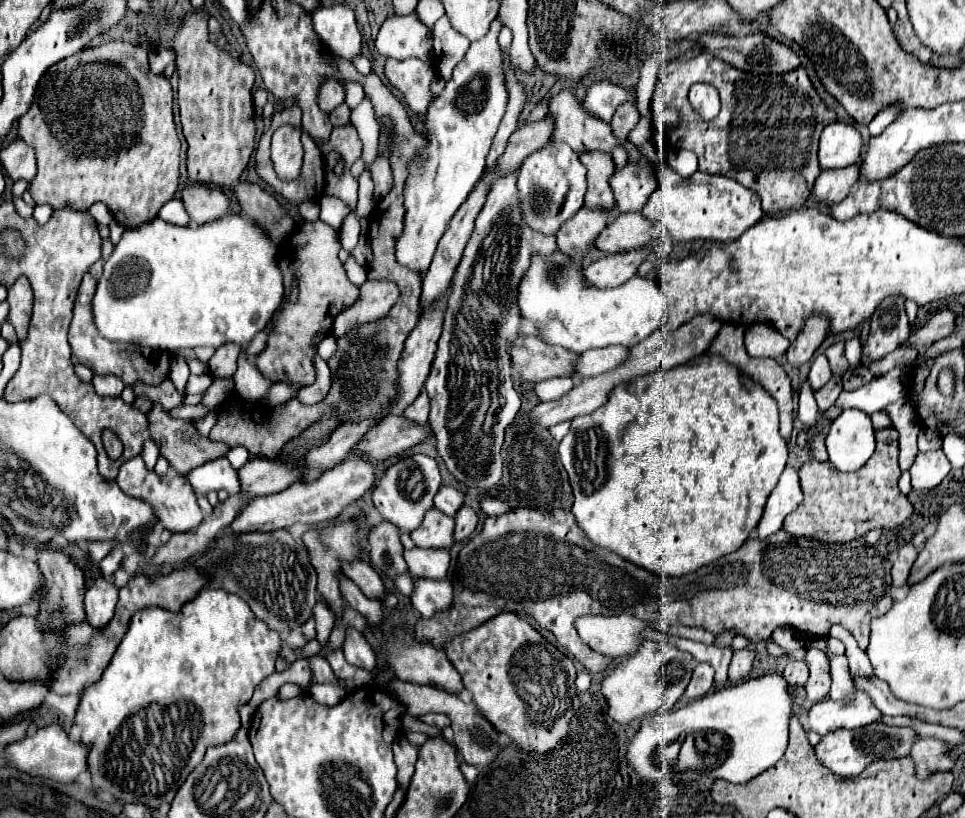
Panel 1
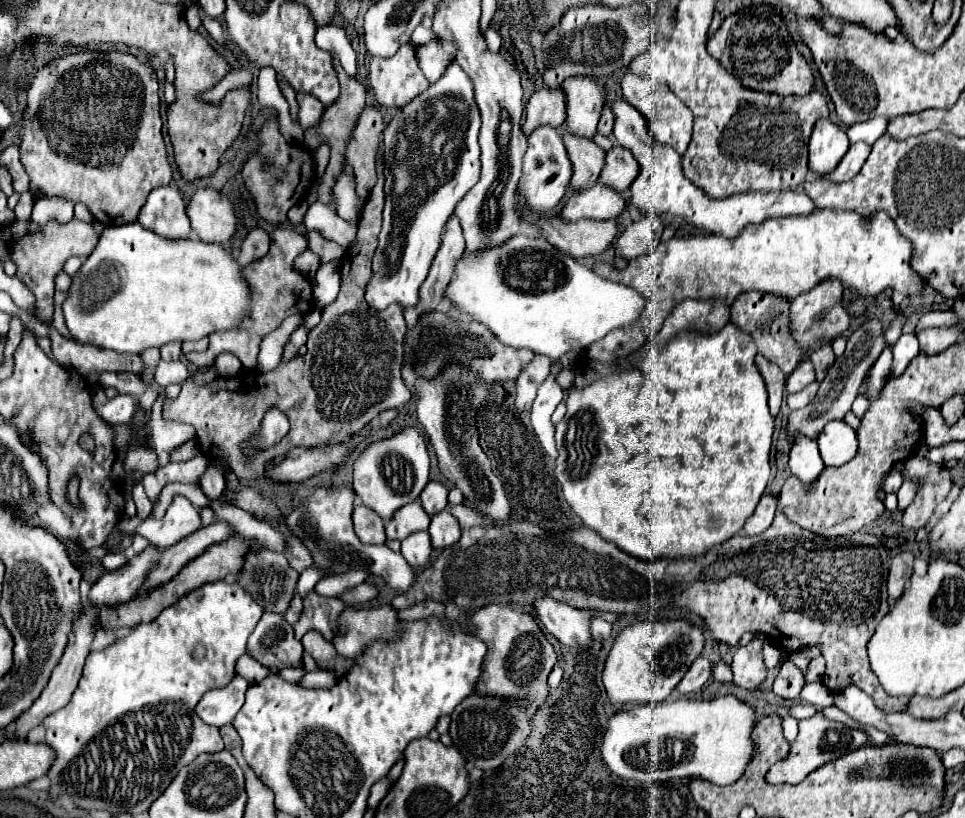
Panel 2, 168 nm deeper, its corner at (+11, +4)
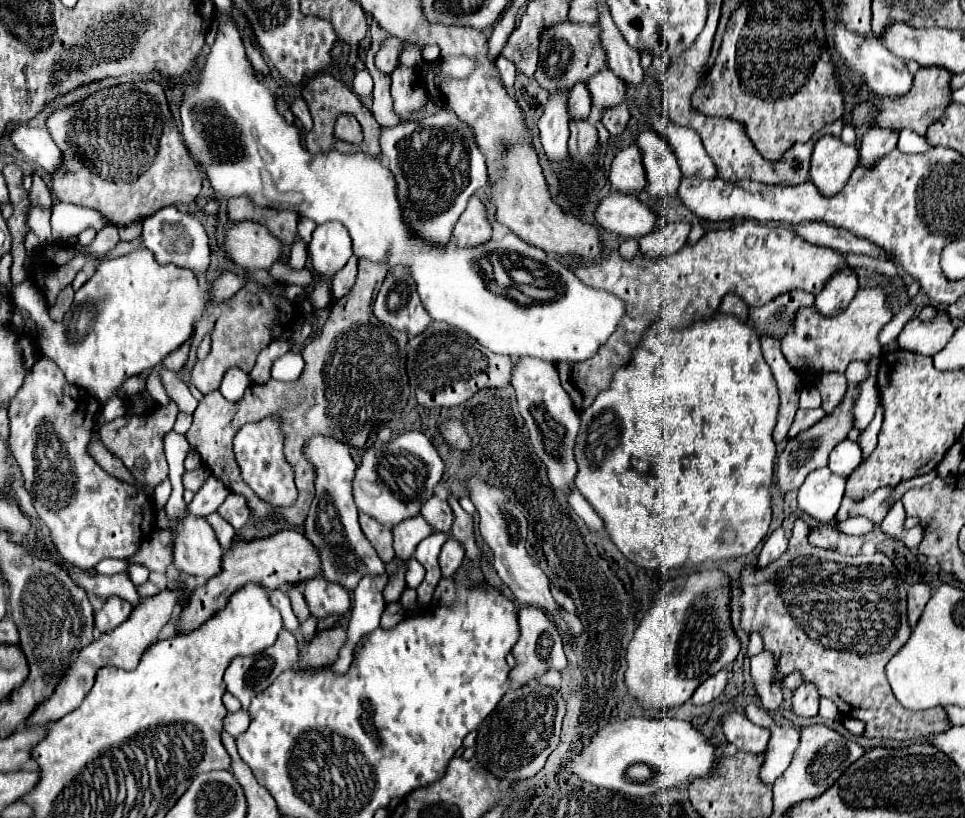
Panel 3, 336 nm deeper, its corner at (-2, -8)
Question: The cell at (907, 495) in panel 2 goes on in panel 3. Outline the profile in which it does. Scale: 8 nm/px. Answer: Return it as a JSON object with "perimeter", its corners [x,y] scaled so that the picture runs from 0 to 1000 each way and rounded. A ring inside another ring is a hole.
{"perimeter":[[[945,644],[945,647],[941,647],[939,654],[937,654],[937,659],[935,659],[935,664],[937,664],[941,671],[949,671],[949,669],[953,666],[953,661],[955,661],[955,644]]]}

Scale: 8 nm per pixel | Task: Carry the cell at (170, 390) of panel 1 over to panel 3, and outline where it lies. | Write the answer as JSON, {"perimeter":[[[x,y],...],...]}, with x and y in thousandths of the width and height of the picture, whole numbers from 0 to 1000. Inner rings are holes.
{"perimeter":[[[371,319],[369,348],[356,366],[346,370],[332,407],[315,422],[315,454],[307,466],[292,468],[280,463],[274,471],[259,471],[253,485],[245,493],[234,490],[228,478],[211,483],[211,488],[205,493],[193,537],[207,554],[209,566],[216,571],[216,576],[224,586],[228,586],[240,603],[255,610],[255,617],[265,639],[274,634],[294,634],[301,642],[315,642],[321,608],[325,608],[325,573],[321,573],[317,559],[313,559],[313,539],[317,539],[321,529],[340,529],[342,534],[350,534],[352,539],[359,539],[365,546],[373,549],[379,544],[383,524],[396,522],[421,498],[425,483],[421,461],[423,410],[392,395],[385,383],[390,346],[398,339],[400,329],[396,329],[396,324]],[[280,507],[290,512],[290,522],[294,529],[294,554],[305,571],[305,588],[309,595],[309,610],[298,622],[286,622],[272,612],[251,588],[240,554],[240,537],[247,524],[255,517],[272,515]]]}

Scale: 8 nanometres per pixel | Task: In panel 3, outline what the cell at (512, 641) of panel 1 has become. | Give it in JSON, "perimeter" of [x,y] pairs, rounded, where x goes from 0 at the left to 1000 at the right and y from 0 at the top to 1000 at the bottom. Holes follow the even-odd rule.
{"perimeter":[[[541,742],[541,744],[537,744],[537,762],[539,762],[539,781],[531,793],[531,801],[537,813],[533,815],[533,820],[528,820],[528,833],[533,837],[545,837],[568,818],[582,820],[587,815],[582,779],[578,774],[574,759],[566,752],[566,747],[562,747],[558,742]]]}

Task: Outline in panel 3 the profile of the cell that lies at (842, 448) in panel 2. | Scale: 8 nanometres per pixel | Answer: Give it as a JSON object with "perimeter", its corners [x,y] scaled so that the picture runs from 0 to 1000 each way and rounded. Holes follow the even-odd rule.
{"perimeter":[[[875,537],[873,542],[868,542],[862,549],[858,571],[860,571],[862,578],[873,581],[873,583],[879,583],[891,568],[891,564],[893,564],[893,556],[891,556],[889,542],[885,542],[881,537]]]}

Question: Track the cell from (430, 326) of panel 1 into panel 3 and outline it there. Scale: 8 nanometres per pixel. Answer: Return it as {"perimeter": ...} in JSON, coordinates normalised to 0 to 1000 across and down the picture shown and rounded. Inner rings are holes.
{"perimeter":[[[489,238],[485,243],[481,260],[470,275],[470,292],[475,295],[475,300],[487,302],[502,297],[508,290],[510,290],[510,273],[506,268],[504,251],[493,238]]]}

